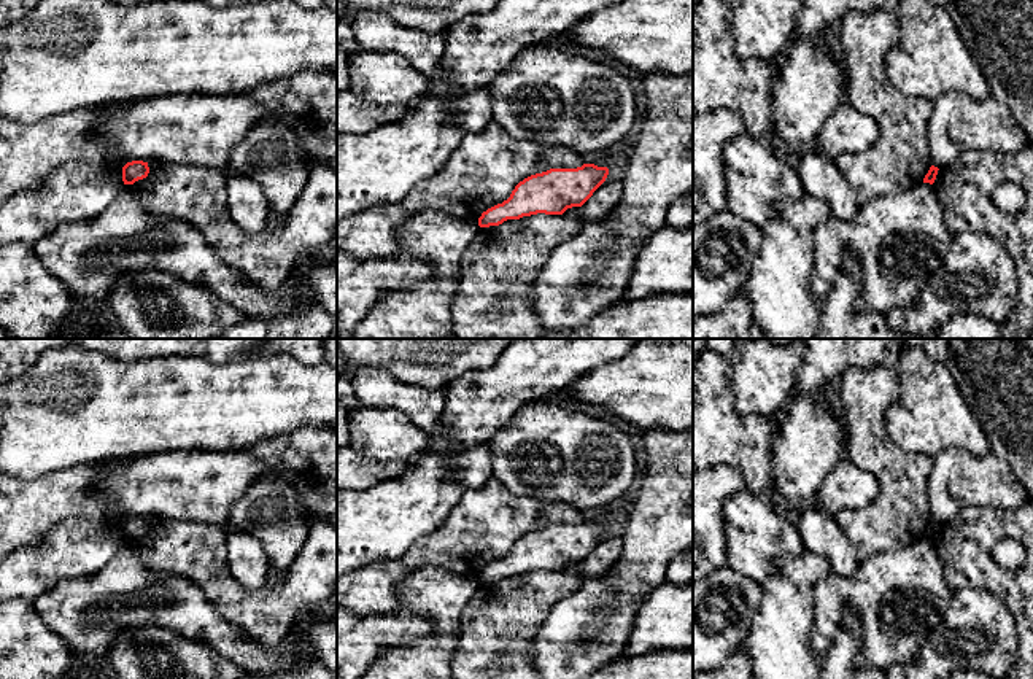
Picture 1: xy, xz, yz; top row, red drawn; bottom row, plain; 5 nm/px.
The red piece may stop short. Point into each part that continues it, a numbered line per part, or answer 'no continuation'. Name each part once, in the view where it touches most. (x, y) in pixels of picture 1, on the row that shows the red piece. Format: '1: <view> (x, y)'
no continuation

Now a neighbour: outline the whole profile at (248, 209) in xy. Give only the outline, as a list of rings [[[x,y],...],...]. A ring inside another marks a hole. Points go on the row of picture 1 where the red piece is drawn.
[[[227,173],[227,208],[230,219],[246,234],[259,234],[273,224],[269,202],[254,178]]]

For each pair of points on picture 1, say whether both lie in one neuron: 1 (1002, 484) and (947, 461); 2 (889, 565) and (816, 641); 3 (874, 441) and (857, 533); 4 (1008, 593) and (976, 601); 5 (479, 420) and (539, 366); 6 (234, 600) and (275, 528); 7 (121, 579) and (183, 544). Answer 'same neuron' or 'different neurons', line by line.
1: same neuron
2: same neuron
3: same neuron
4: different neurons
5: same neuron
6: different neurons
7: different neurons

